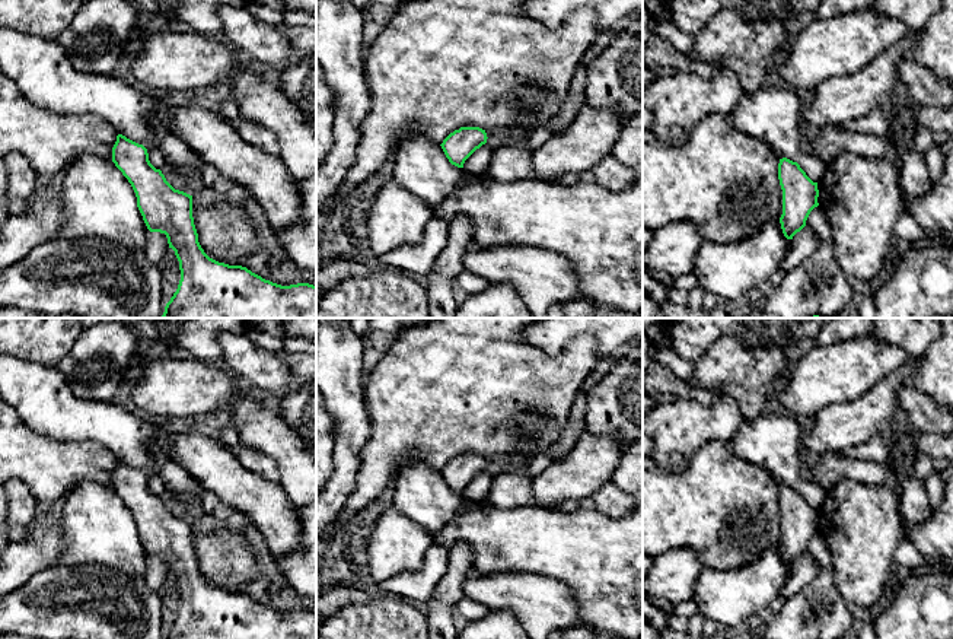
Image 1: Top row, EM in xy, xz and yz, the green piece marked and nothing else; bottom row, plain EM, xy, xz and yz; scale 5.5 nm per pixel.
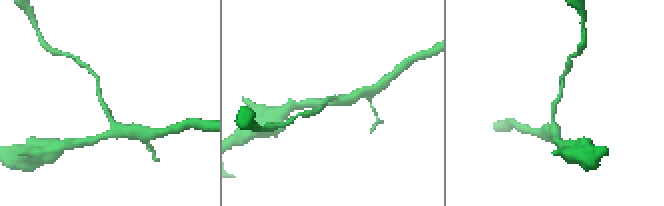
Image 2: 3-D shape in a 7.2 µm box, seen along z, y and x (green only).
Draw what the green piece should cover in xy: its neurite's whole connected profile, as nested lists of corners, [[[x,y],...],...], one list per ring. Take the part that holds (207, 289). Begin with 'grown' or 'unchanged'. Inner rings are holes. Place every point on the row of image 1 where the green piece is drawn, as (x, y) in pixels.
unchanged; [[[122,134],[112,147],[112,162],[131,184],[137,207],[150,232],[165,233],[179,261],[181,280],[160,318],[316,318],[316,286],[281,286],[242,266],[210,258],[198,242],[192,217],[192,195],[175,190],[150,160],[147,149]]]

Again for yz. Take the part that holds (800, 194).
unchanged; [[[780,159],[778,179],[783,190],[783,214],[780,217],[787,239],[806,226],[810,212],[819,206],[817,182],[813,182],[797,162]]]

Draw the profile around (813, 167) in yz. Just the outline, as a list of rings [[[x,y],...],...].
[[[764,88],[745,92],[729,118],[740,133],[797,162],[813,182],[819,182],[826,163],[804,149],[803,109],[803,99],[794,89]]]

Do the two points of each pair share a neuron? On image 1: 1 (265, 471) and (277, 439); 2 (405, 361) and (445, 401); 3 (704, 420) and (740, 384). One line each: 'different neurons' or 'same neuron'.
1: different neurons
2: same neuron
3: different neurons

